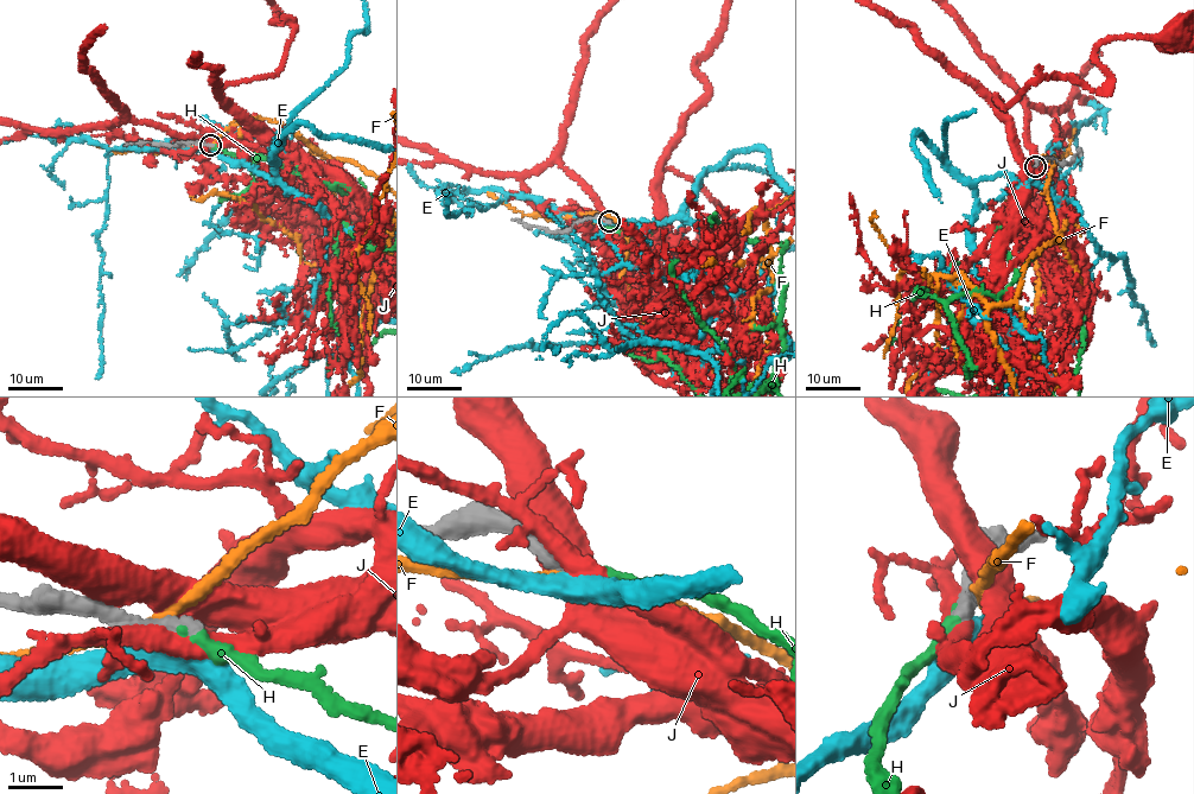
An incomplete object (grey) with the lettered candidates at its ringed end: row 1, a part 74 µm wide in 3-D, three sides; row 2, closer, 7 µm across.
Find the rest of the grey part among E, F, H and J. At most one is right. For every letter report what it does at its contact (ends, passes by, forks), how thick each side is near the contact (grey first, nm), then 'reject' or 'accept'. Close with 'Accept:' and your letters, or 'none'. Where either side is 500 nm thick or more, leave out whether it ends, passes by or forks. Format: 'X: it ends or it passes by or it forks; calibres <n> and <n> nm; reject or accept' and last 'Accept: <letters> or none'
E: it passes by; calibres 380 and 400 nm; reject
F: it passes by; calibres 400 and 200 nm; reject
H: it ends; calibres 340 and 200 nm; accept
J: it forks; calibres 420 and 280 nm; reject
Accept: H

